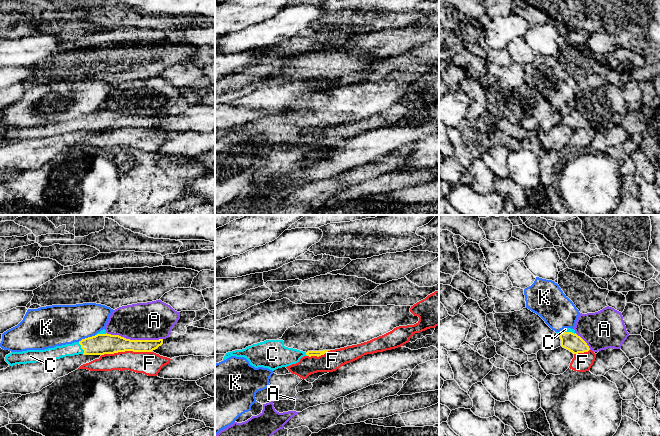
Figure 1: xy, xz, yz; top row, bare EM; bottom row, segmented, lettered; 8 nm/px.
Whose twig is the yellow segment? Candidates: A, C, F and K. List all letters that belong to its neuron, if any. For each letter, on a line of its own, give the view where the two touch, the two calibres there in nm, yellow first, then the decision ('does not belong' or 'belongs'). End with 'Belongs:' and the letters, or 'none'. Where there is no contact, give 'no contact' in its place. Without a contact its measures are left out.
A: meets yellow in xy; 160 nm thick on the yellow side, 300 nm on the other; does not belong
C: meets yellow in yz; 140 nm thick on the yellow side, 30 nm on the other; belongs
F: meets yellow in xy; 170 nm thick on the yellow side, 190 nm on the other; does not belong
K: meets yellow in xy; 170 nm thick on the yellow side, 320 nm on the other; does not belong
Belongs: C

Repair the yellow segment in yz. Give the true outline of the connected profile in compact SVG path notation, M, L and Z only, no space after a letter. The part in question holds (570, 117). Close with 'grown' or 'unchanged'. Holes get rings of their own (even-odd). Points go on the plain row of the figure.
M564 104L556 108L561 115L561 122L573 130L584 129L590 126L587 119L575 109L574 105Z; grown

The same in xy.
M103 105L95 112L82 115L79 118L56 122L45 126L27 126L22 128L11 128L6 131L5 137L9 142L16 140L36 139L60 135L66 132L104 131L118 128L152 128L163 120L159 116L130 116L119 111L107 110Z; grown

